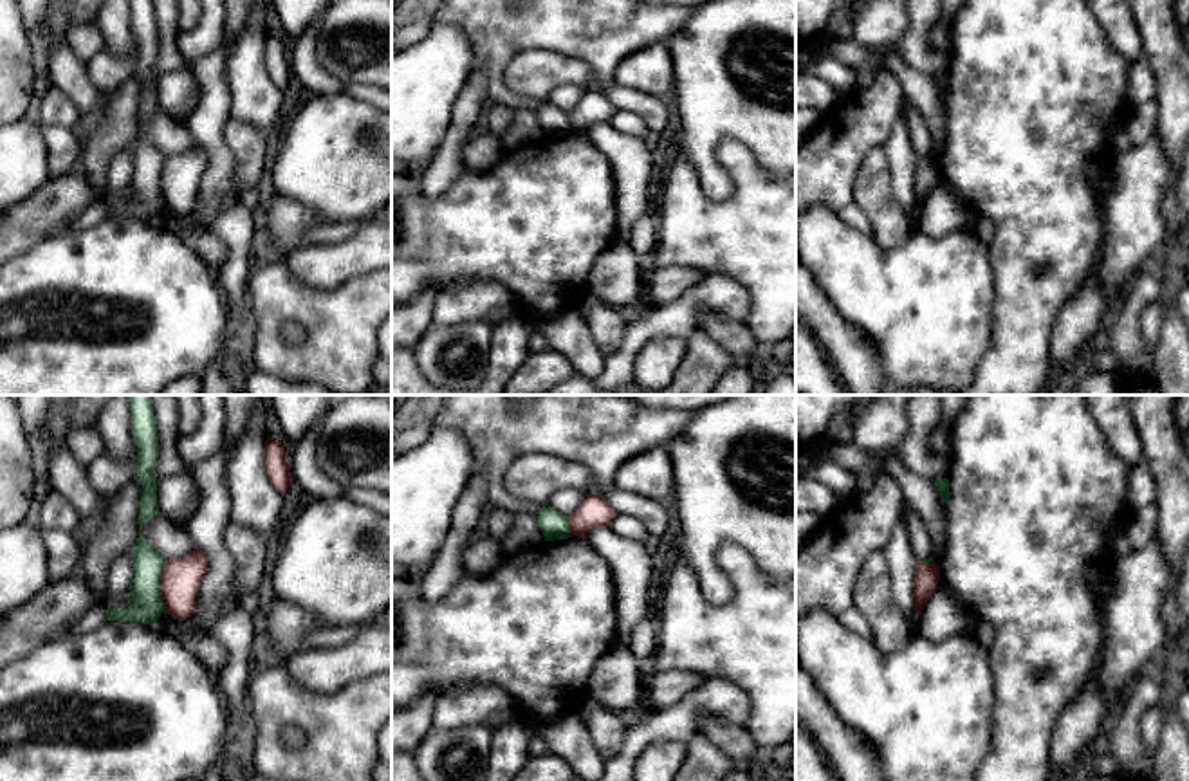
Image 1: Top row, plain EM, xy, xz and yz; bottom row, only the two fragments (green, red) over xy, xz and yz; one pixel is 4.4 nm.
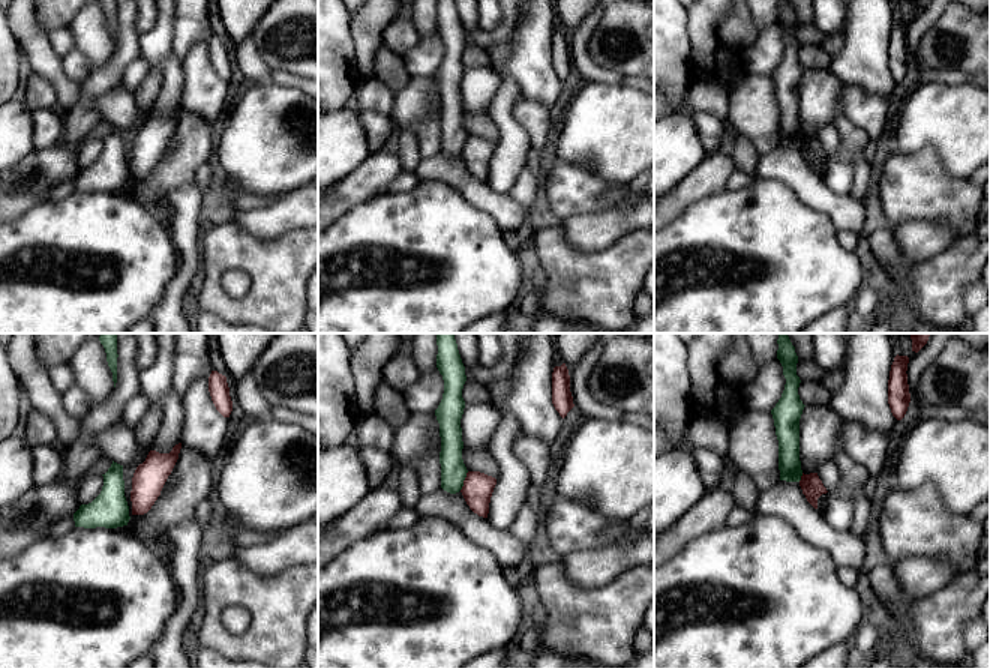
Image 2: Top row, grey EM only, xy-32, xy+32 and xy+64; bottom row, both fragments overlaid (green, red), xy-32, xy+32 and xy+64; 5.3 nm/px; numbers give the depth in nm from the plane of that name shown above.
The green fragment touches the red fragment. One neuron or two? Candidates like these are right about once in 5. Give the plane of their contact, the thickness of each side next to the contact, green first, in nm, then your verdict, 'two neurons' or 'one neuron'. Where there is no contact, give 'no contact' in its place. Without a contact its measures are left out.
xy | 160/180 nm | two neurons

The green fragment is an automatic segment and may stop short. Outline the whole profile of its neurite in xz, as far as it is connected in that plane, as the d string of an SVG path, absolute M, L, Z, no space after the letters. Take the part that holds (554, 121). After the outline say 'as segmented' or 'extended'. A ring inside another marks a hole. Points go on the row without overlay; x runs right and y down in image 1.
M545 99L538 108L538 121L545 137L568 135L570 133L570 117L568 112L563 112L548 99Z | as segmented

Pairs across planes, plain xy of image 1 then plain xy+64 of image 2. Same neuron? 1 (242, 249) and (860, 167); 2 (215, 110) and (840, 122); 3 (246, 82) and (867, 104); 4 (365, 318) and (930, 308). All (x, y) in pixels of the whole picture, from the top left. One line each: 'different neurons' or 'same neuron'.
1: same neuron
2: same neuron
3: different neurons
4: same neuron

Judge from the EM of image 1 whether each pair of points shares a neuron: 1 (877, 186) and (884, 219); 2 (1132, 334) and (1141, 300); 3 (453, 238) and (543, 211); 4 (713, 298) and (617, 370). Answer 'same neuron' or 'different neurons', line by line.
1: same neuron
2: same neuron
3: same neuron
4: same neuron

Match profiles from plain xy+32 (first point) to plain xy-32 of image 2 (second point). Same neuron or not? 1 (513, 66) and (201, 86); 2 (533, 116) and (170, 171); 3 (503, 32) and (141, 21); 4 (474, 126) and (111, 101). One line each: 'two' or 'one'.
1: one
2: one
3: two
4: one

